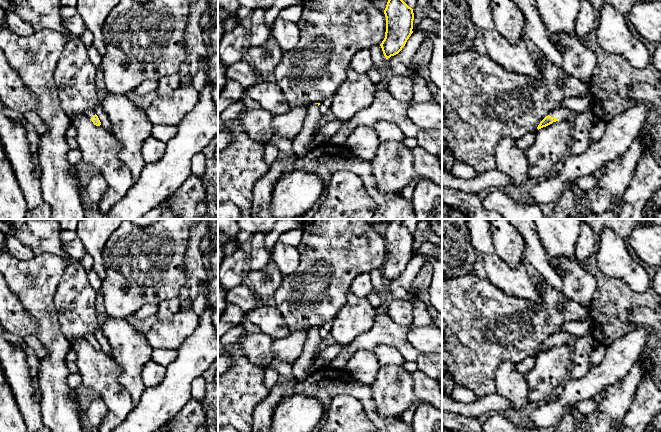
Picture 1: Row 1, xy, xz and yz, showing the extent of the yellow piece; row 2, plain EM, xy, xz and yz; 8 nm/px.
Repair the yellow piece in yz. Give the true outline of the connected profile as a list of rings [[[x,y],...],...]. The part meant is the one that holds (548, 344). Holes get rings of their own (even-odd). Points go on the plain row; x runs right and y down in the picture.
[[[554,333],[548,340],[546,340],[538,349],[537,353],[546,351],[556,345],[570,345],[574,343],[576,337],[570,333]]]

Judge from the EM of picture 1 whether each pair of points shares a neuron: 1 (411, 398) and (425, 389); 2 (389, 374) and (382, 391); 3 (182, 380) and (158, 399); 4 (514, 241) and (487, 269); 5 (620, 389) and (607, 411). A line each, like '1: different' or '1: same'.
1: different
2: same
3: same
4: different
5: same

